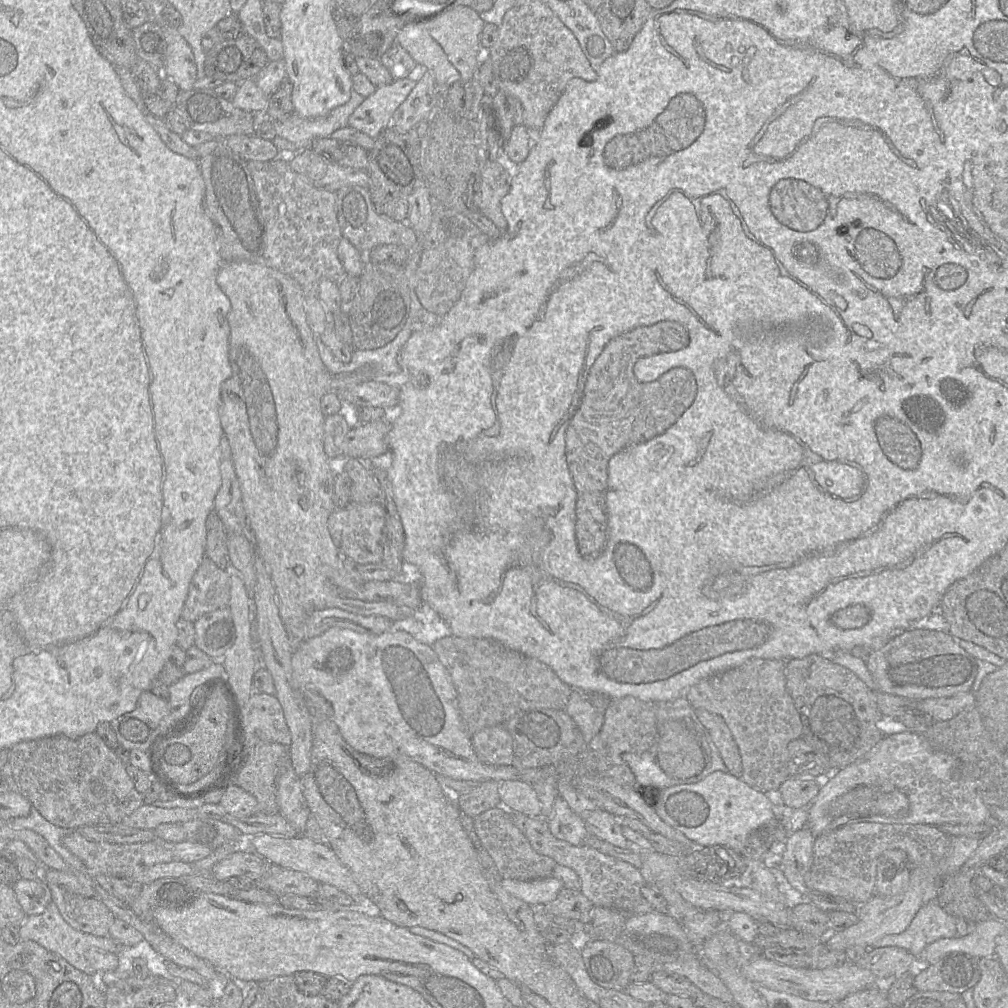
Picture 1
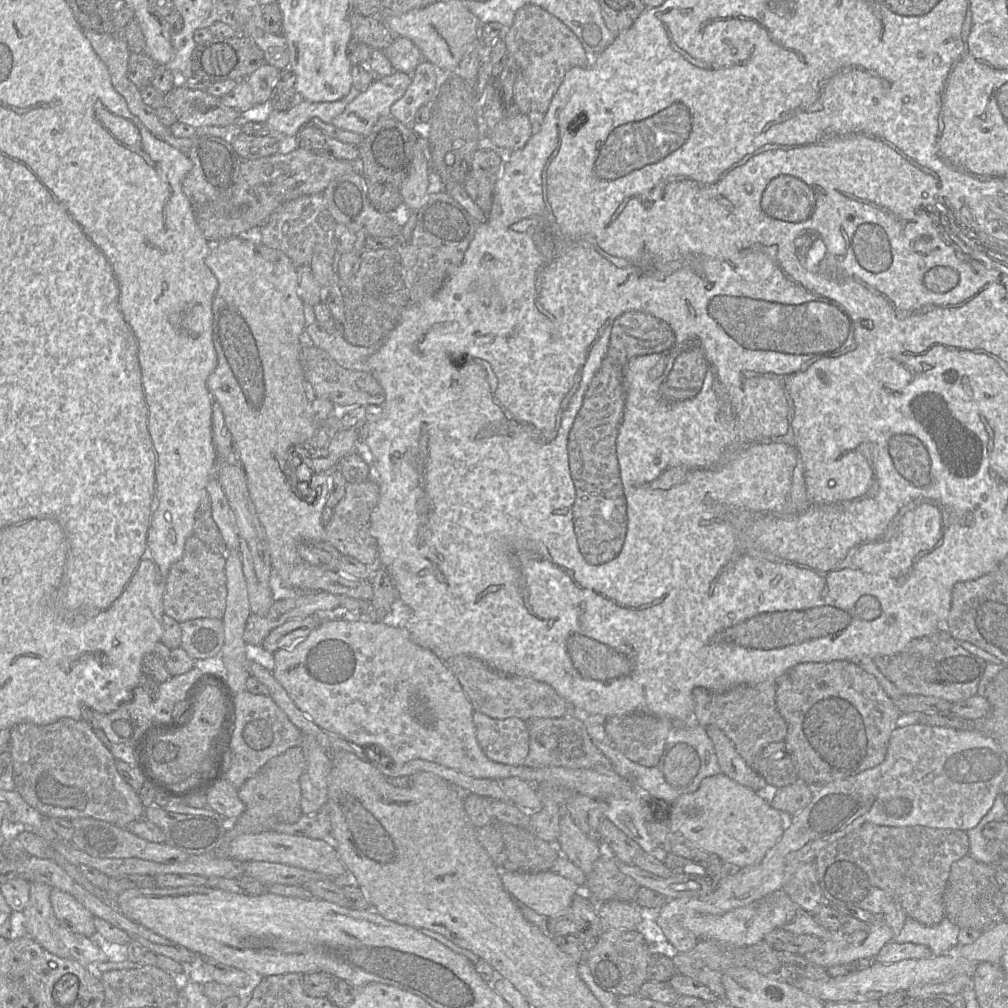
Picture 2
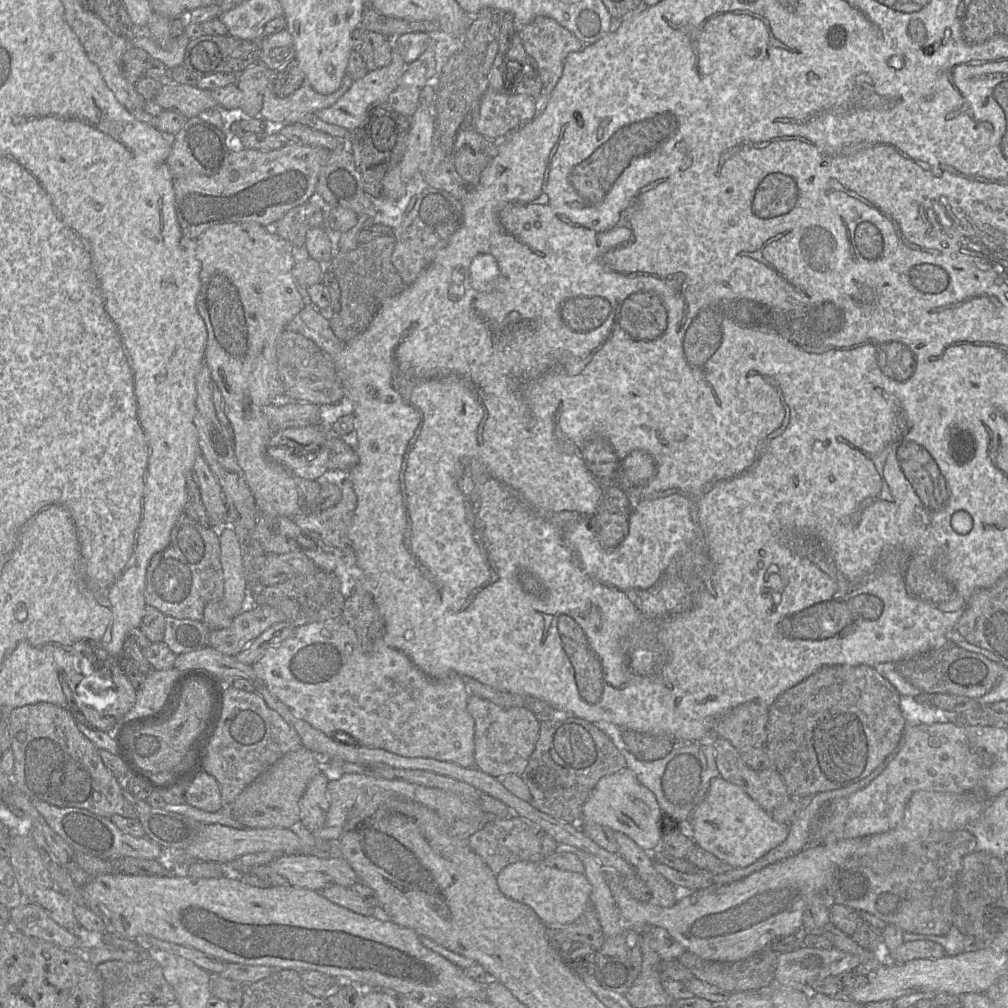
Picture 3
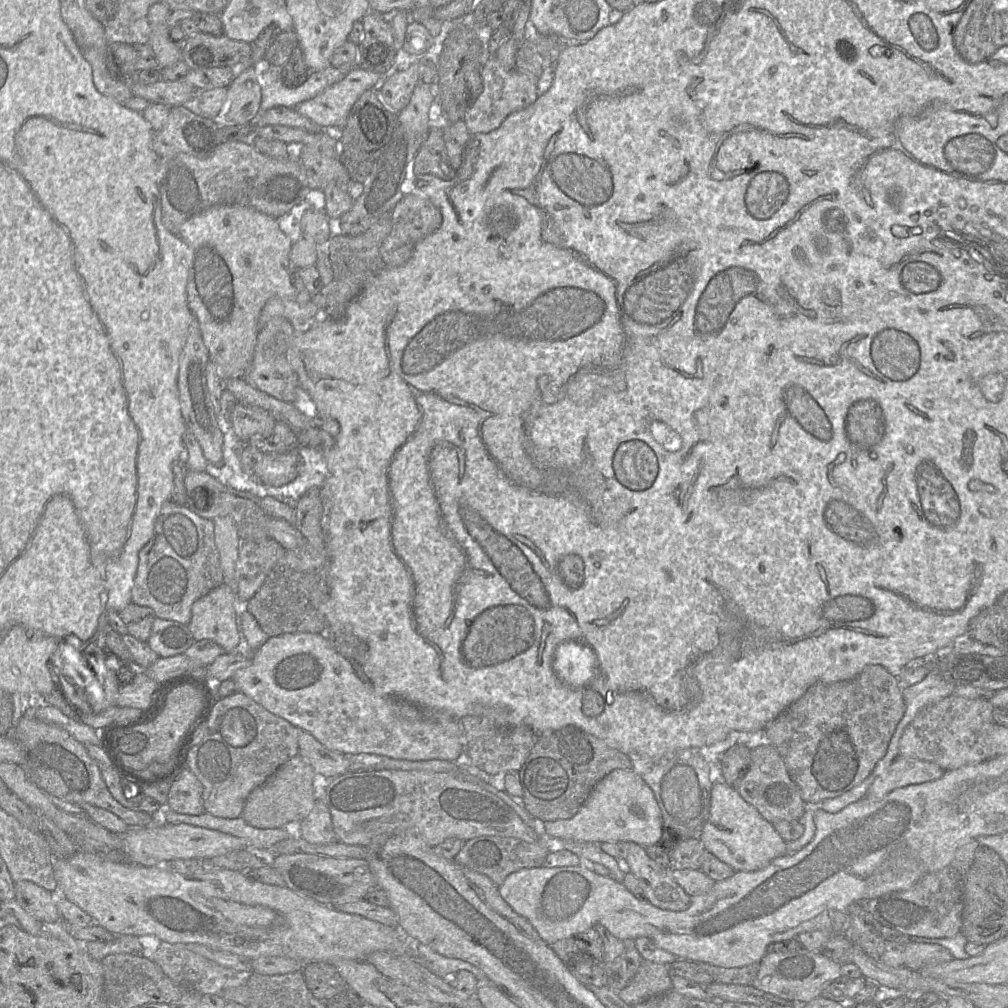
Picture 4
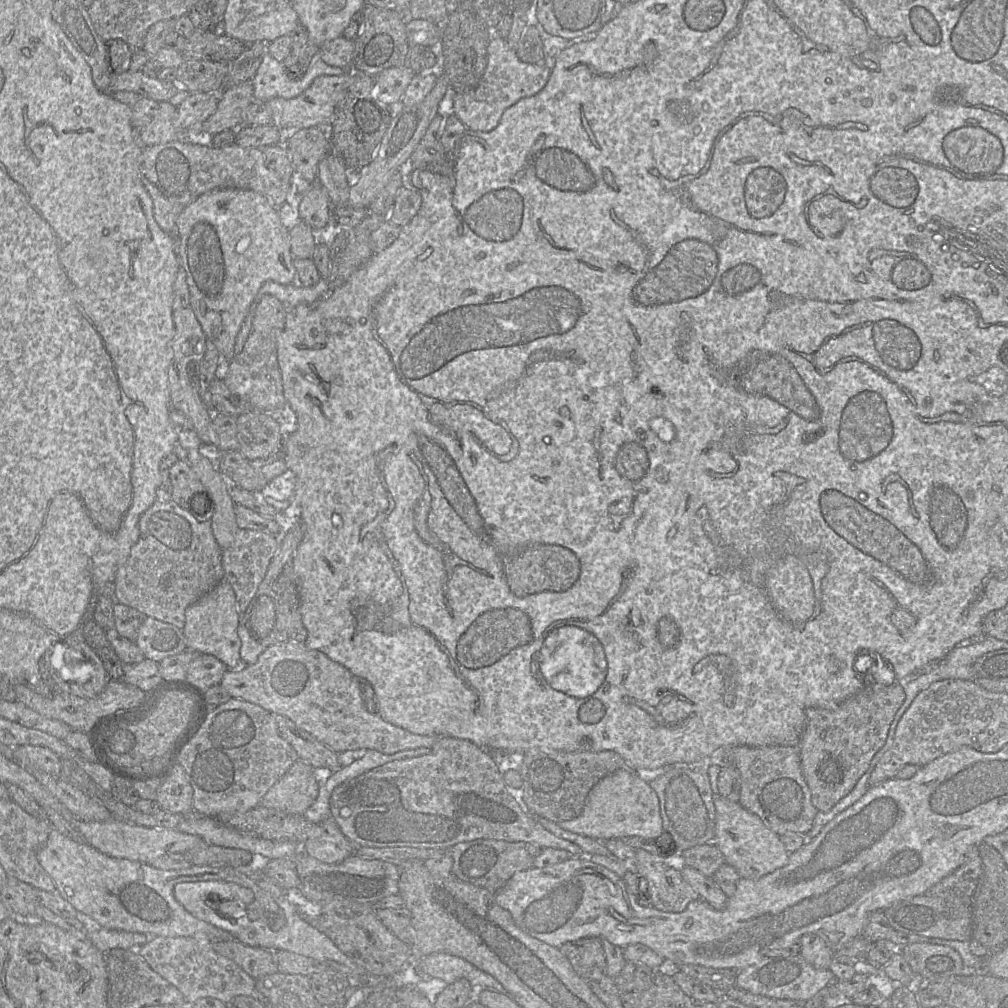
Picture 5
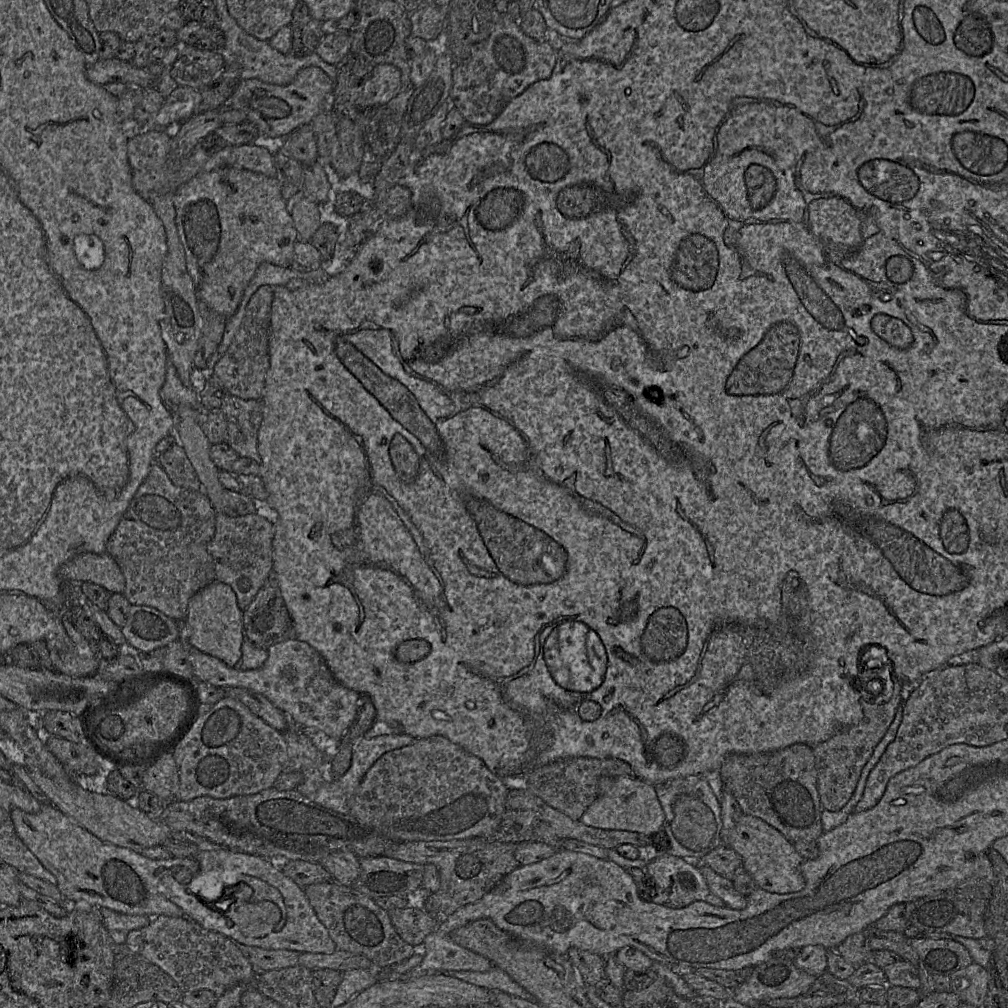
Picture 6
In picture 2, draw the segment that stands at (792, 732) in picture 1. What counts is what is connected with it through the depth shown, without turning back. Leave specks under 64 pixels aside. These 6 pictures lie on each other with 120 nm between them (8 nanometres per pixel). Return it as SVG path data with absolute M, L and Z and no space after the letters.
M776 681L741 685L724 693L695 688L695 719L704 728L716 726L723 731L745 762L755 770L756 760L761 751L770 743L783 741L787 734L787 723L776 708L775 693Z

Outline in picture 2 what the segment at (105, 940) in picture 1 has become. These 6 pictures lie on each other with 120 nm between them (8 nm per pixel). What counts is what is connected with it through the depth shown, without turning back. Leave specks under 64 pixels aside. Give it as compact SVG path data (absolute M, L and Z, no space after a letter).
M30 882L29 900L24 908L24 933L37 941L47 951L60 958L69 958L69 952L59 938L59 923L50 902L51 887L42 882Z

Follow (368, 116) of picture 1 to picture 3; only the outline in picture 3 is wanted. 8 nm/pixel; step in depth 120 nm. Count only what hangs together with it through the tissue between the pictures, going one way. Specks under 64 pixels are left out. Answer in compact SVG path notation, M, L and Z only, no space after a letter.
M391 39L392 59L389 65L368 73L361 79L353 81L350 88L330 107L316 111L314 114L323 122L347 129L356 130L363 122L370 105L375 102L387 102L389 95L399 85L406 64L397 47L396 39Z

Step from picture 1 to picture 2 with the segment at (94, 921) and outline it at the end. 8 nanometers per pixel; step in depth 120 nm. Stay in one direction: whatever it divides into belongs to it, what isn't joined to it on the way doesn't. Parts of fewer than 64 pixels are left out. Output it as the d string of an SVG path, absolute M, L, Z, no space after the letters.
M51 888L50 902L61 926L86 937L96 933L93 914L71 894Z

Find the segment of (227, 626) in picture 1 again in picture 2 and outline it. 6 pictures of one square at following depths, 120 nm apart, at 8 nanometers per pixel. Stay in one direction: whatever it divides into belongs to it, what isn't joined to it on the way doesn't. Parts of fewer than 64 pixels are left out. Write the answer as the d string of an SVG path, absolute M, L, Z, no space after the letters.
M190 619L181 622L180 627L180 647L194 660L212 658L221 652L225 641L222 619Z

